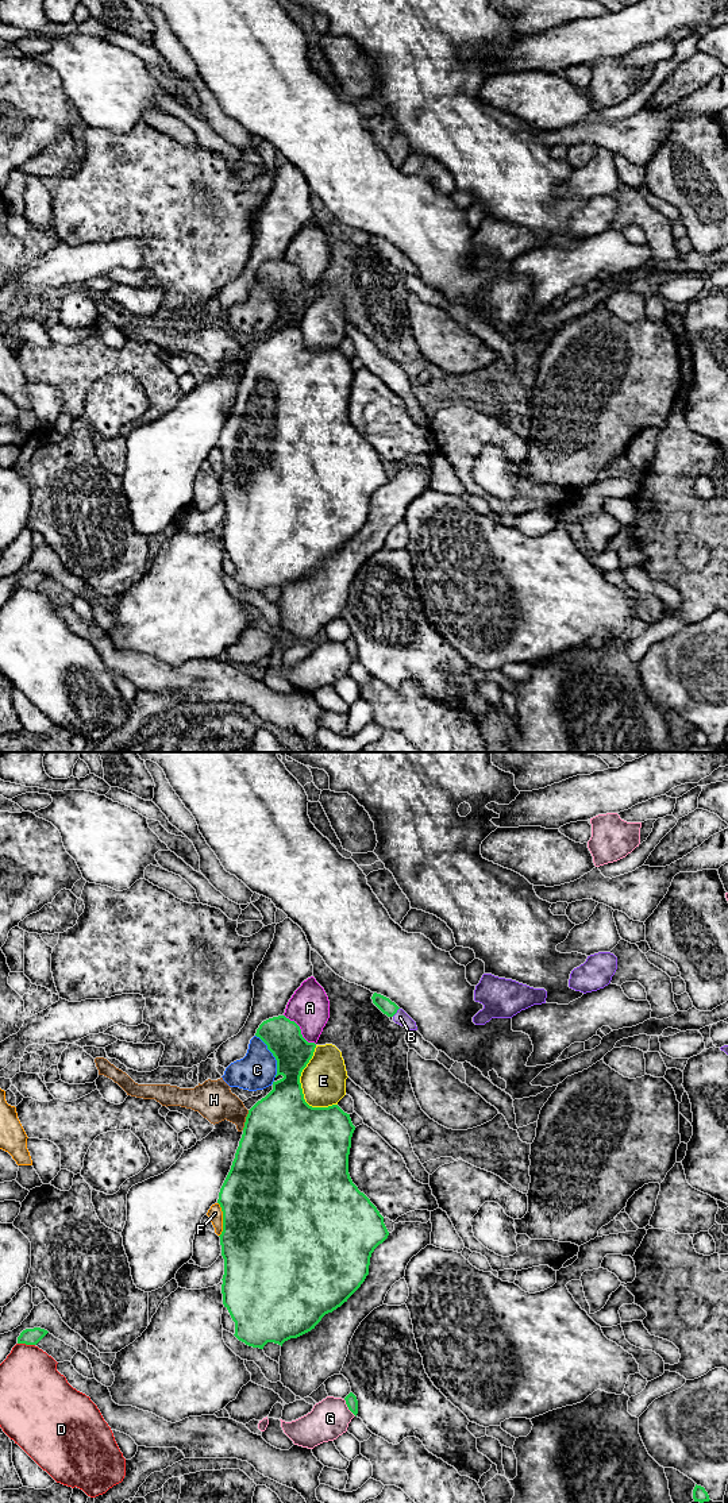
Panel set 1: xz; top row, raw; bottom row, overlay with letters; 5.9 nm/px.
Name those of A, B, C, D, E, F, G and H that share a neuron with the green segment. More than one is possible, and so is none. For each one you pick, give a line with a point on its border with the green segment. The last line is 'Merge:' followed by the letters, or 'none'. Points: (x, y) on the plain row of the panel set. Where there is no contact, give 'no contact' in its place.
B: xz (396, 255)
Merge: B

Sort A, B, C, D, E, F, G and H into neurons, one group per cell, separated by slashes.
A / B / C / D / E / F / G / H

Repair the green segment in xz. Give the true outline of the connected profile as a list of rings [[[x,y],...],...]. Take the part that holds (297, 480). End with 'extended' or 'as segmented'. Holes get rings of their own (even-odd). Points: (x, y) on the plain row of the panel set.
[[[285,259],[263,265],[255,280],[277,304],[276,321],[284,321],[273,325],[273,334],[249,354],[217,447],[223,455],[219,479],[224,502],[223,548],[235,566],[234,579],[249,590],[263,593],[267,586],[282,590],[285,585],[311,575],[326,558],[347,546],[369,519],[371,497],[389,475],[377,451],[350,421],[348,398],[355,374],[350,358],[338,348],[312,351],[304,343],[300,320],[316,288],[308,286],[300,270]]]; as segmented

